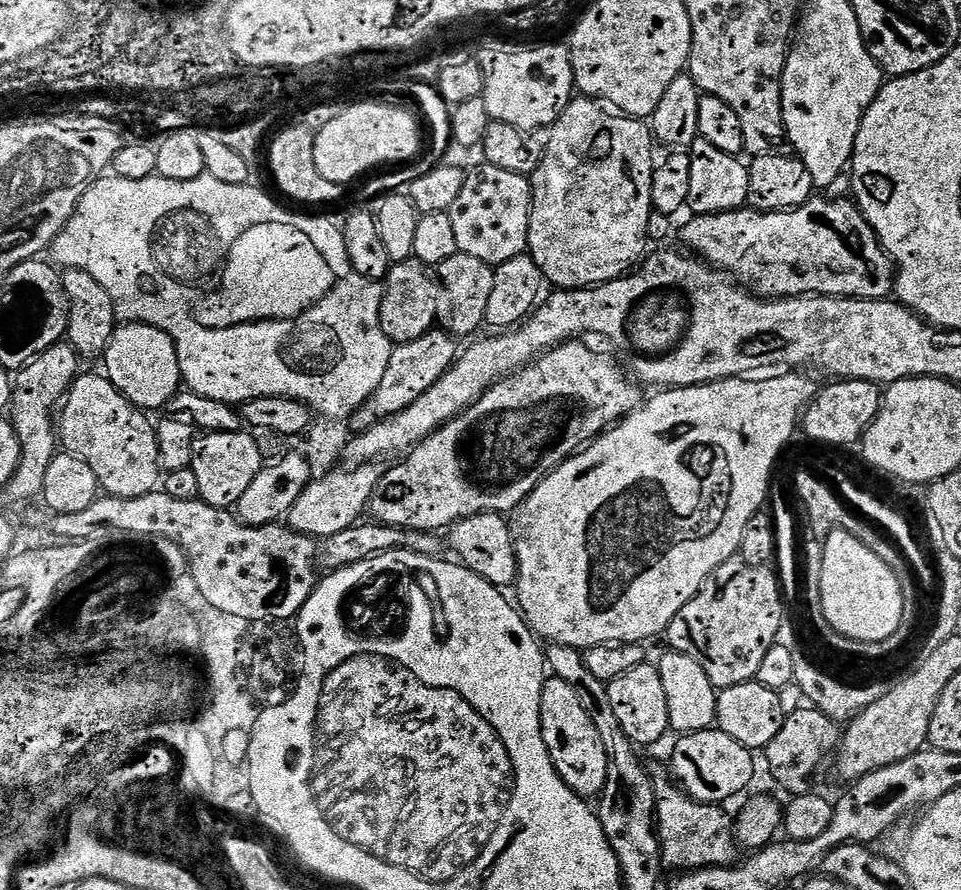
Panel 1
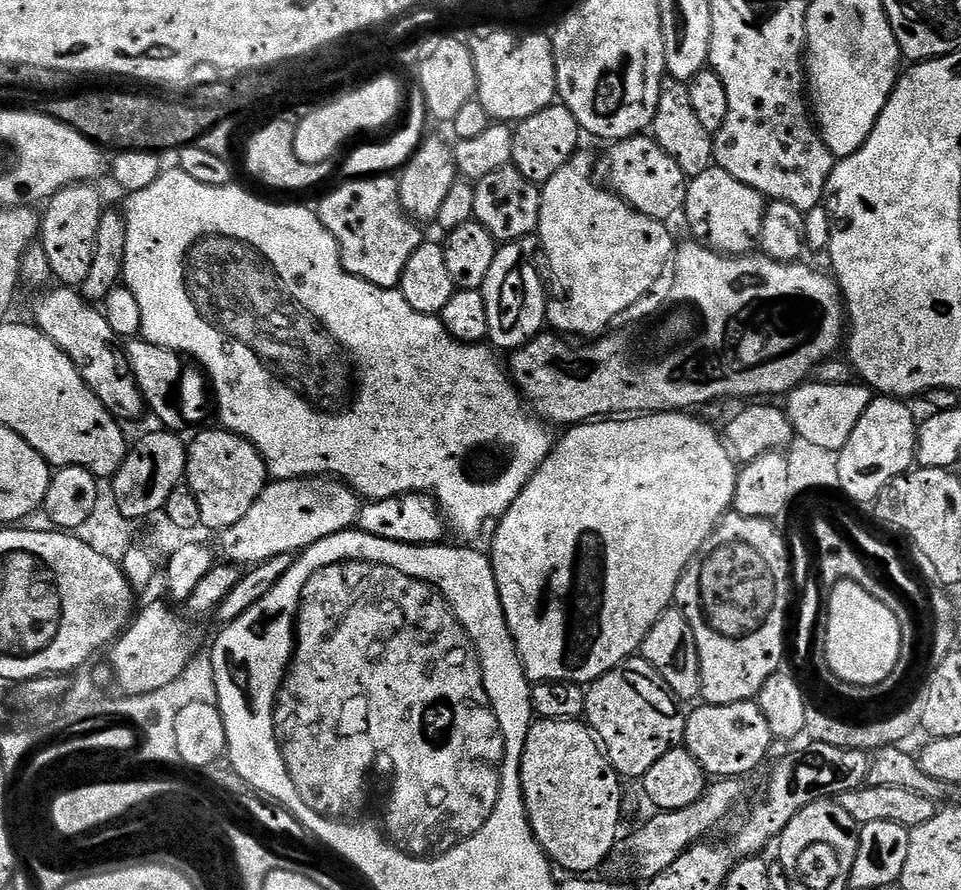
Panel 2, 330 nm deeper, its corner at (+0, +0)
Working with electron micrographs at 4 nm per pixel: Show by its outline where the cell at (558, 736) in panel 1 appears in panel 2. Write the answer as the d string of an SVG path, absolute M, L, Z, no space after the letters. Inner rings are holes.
M537 719L528 728L526 734L526 742L522 750L522 762L520 763L520 785L522 786L522 794L524 795L524 805L526 806L526 814L528 821L532 827L532 833L537 842L542 846L542 850L548 855L548 859L552 861L557 869L565 868L568 874L592 874L595 868L605 867L606 861L611 857L617 843L616 835L620 832L620 811L624 808L624 796L620 793L620 783L622 777L617 772L607 755L598 743L593 731L588 727L583 719L579 720L541 720Z

